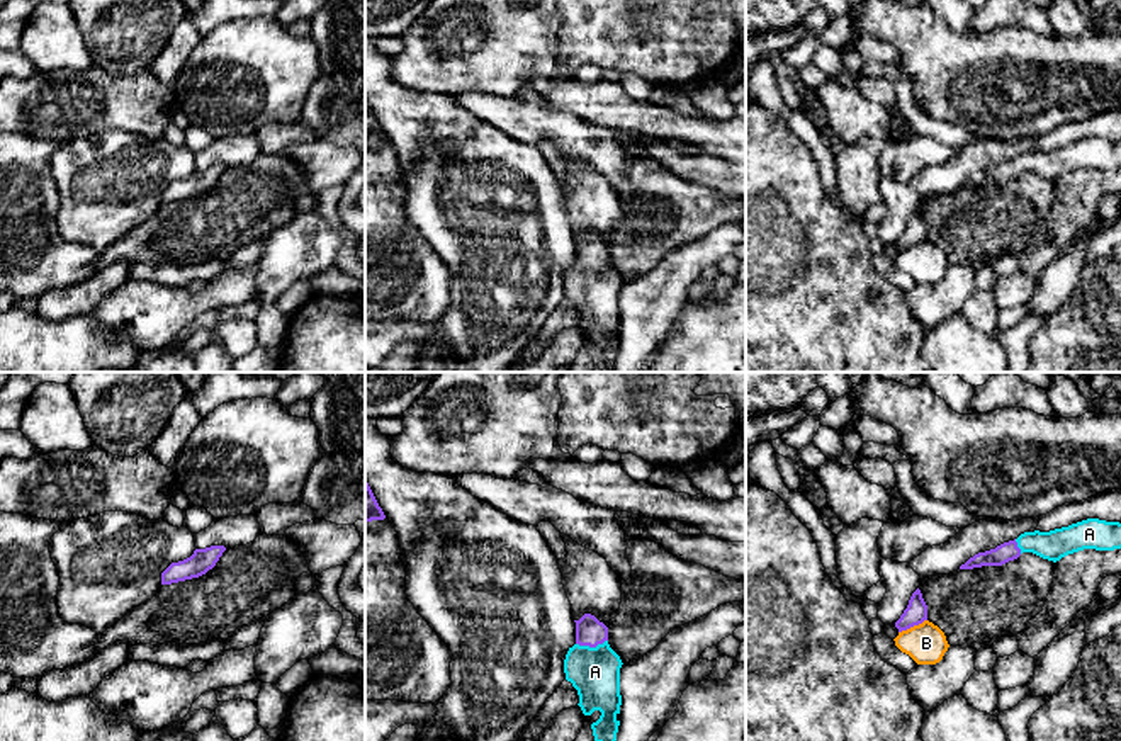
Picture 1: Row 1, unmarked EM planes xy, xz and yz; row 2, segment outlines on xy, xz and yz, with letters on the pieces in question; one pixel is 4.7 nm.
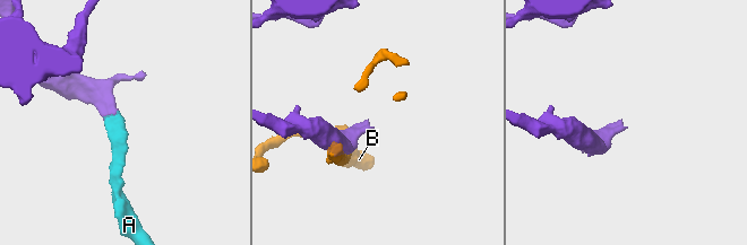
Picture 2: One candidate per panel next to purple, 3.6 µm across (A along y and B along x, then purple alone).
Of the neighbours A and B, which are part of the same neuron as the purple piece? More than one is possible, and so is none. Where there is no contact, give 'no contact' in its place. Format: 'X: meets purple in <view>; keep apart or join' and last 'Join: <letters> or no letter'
A: meets purple in xz; join
B: meets purple in yz; keep apart
Join: A

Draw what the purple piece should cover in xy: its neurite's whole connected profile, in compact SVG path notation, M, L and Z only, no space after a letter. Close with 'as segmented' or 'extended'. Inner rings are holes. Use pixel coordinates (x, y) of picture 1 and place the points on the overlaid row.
M224 546L195 549L190 557L178 563L172 563L161 573L161 585L172 585L206 574L209 569L216 566L224 551Z; as segmented

